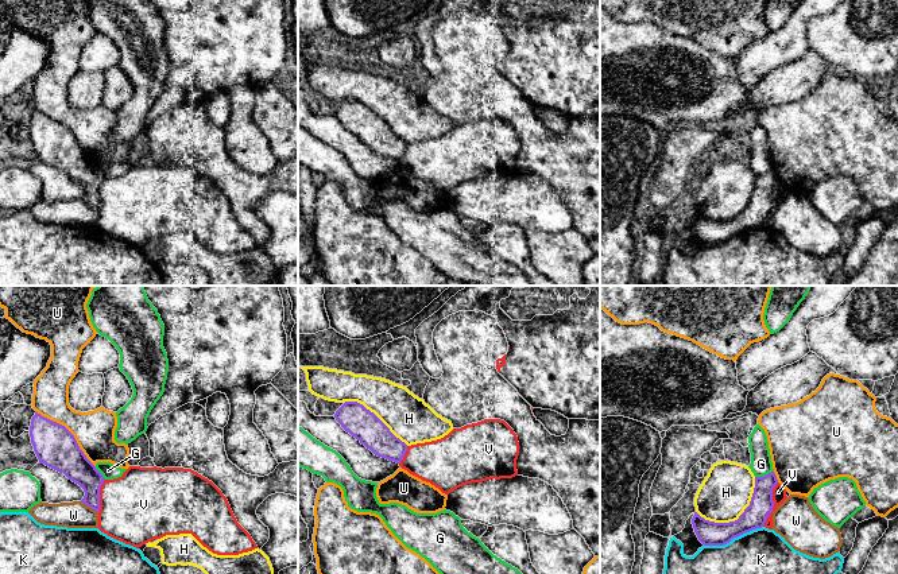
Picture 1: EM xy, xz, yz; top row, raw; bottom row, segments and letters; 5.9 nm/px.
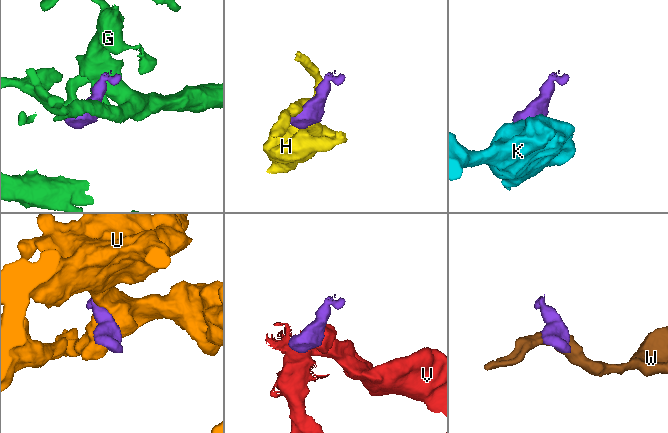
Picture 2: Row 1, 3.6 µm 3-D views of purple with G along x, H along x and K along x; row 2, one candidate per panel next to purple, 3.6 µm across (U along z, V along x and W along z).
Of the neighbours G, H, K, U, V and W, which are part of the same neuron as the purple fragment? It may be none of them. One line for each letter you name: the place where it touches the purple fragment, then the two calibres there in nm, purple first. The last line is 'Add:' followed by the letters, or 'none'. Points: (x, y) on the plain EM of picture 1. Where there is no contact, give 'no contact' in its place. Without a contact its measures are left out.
Add: none

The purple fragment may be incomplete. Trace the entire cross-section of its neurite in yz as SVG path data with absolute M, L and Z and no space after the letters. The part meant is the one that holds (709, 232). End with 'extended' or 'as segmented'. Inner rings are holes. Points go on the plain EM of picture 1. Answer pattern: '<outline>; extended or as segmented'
M774 170L763 175L755 175L755 186L750 203L735 220L715 221L705 218L694 210L692 222L698 238L704 244L724 244L734 236L762 226L773 210L773 187L777 182L778 178Z; as segmented

